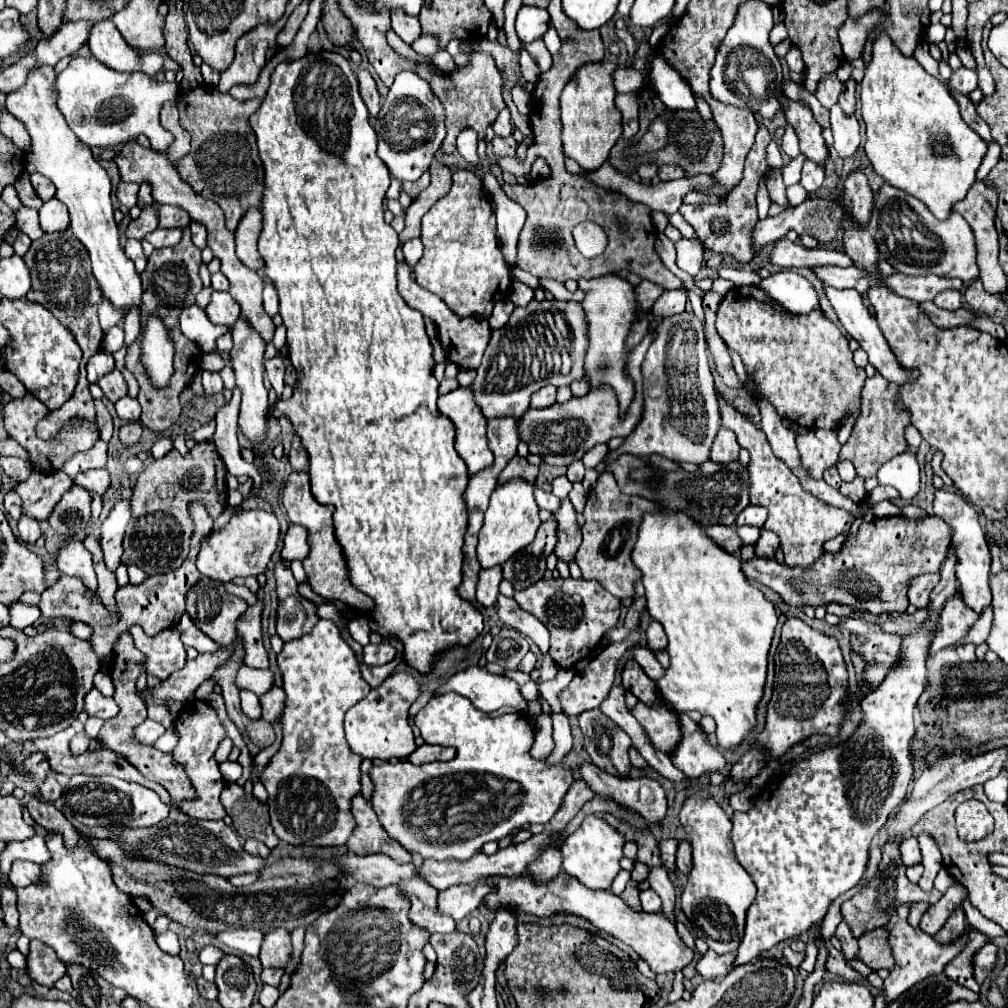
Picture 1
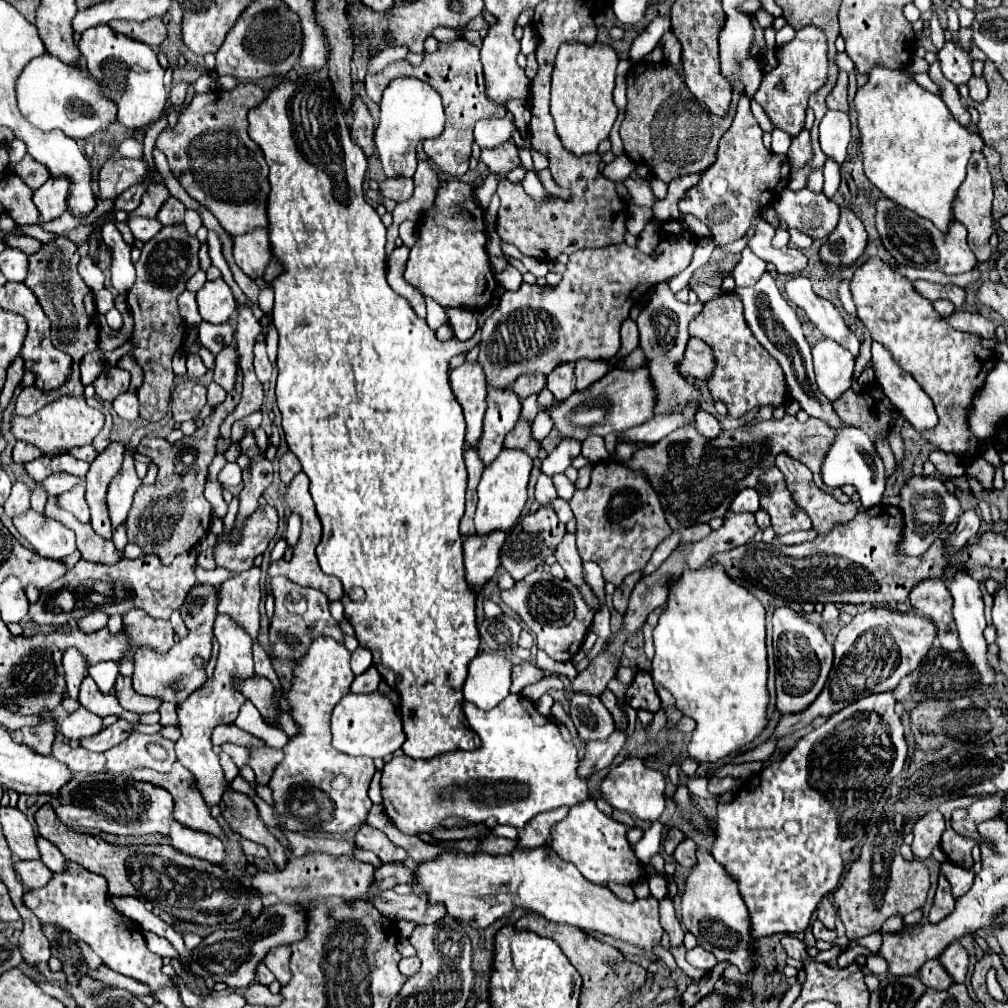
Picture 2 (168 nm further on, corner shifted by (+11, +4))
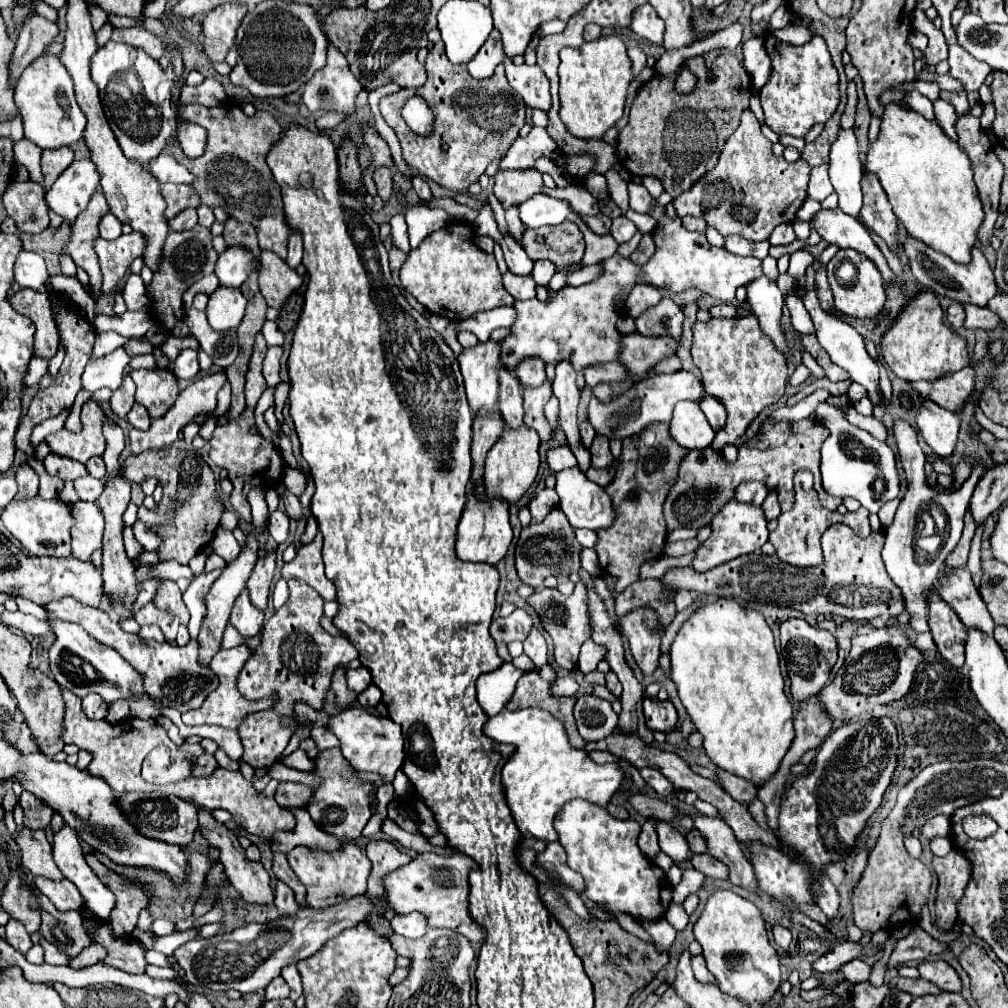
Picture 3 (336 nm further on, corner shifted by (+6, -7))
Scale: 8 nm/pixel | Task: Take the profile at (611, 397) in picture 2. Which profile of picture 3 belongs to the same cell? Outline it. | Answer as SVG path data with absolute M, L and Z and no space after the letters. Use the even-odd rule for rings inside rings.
M675 371L675 373L663 373L663 375L653 375L651 379L639 383L625 395L619 395L611 399L609 403L599 403L595 397L589 403L589 421L593 423L595 431L599 435L607 435L609 439L625 439L629 435L639 433L645 425L655 423L655 421L671 421L673 407L679 399L687 401L697 401L705 393L703 383L699 377L695 377L691 371Z

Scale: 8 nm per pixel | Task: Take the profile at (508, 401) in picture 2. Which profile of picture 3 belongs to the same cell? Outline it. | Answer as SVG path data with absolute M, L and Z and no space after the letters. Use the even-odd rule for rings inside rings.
M499 365L499 411L509 427L517 429L523 423L523 401L521 401L521 385L515 377L515 371Z

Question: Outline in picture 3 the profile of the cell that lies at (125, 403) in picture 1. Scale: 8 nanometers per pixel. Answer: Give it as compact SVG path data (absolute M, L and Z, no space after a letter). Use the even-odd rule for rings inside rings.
M133 405L133 409L129 411L127 415L127 421L135 427L135 429L141 429L141 431L147 431L149 425L151 425L151 417L147 413L147 409L143 409L143 405Z

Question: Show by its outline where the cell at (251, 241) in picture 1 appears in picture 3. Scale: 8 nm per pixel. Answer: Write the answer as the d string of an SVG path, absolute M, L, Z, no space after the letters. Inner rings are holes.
M261 251L261 263L263 263L263 269L259 271L261 293L267 299L267 305L279 311L289 299L289 295L301 287L303 279L297 275L295 269L291 269L281 257L277 257L271 251Z

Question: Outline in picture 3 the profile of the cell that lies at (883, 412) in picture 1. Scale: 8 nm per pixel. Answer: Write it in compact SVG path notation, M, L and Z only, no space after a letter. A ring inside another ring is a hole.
M803 419L803 421L781 421L781 423L767 423L763 429L761 439L747 441L739 447L739 459L735 463L727 463L723 457L715 455L715 451L703 449L703 451L689 451L687 459L679 467L679 479L669 491L669 503L665 503L665 519L667 519L667 531L673 531L677 527L705 527L711 523L711 519L719 513L719 509L735 495L735 489L741 481L757 479L767 481L767 489L777 489L781 509L787 511L793 507L793 475L797 469L809 469L815 475L815 487L819 491L819 497L827 509L835 511L837 505L841 505L841 499L835 499L833 495L825 493L821 487L821 473L819 473L819 449L827 437L827 427L821 425L821 421L815 419Z

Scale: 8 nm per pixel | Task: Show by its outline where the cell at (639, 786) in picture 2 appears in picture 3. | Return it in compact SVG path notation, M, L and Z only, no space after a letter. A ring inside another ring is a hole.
M667 821L657 823L657 833L659 833L659 847L665 855L673 859L673 863L683 863L689 859L689 845L687 839L675 831Z

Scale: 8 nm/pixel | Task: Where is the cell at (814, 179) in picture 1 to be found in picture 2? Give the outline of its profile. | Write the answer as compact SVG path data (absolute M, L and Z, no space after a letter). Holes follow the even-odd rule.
M802 130L792 140L792 146L790 146L790 152L788 152L788 162L792 166L792 174L796 170L802 170L812 158L814 158L814 152L812 152L812 146L810 146L810 130Z

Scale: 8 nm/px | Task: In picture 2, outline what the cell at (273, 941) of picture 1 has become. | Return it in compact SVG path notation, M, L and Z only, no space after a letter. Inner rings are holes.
M282 944L282 946L276 946L274 950L266 952L266 956L264 956L262 962L268 966L268 970L276 976L276 980L280 984L286 984L290 980L288 960L290 960L290 946Z

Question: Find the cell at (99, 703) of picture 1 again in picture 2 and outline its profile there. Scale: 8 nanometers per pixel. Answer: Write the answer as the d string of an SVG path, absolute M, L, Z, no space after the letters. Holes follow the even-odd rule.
M86 676L84 680L82 680L82 686L80 686L80 704L86 708L86 710L90 710L90 712L94 712L94 714L98 714L98 716L108 716L108 714L116 714L116 716L124 716L124 718L128 718L128 720L136 720L138 716L136 714L130 714L130 712L124 712L122 710L122 706L118 704L118 700L114 698L114 694L102 694L100 690L98 690L98 686L96 686L96 682L90 678L90 676Z

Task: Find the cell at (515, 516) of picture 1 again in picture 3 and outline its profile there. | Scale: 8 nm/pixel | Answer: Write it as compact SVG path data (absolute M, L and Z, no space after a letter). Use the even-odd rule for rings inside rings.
M525 425L519 429L505 427L503 435L491 447L487 461L485 461L485 483L487 483L487 493L491 497L503 497L509 503L515 503L535 481L537 469L539 469L539 435L535 429L527 429Z

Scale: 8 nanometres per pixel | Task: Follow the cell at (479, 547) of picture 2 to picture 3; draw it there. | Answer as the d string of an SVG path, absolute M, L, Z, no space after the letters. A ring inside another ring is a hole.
M469 483L467 503L465 503L465 509L463 509L463 515L459 521L459 529L457 529L457 557L459 559L471 561L471 563L497 565L505 557L507 547L513 539L507 507L509 507L507 501L487 497L487 493L483 493L481 497L475 495L473 483Z

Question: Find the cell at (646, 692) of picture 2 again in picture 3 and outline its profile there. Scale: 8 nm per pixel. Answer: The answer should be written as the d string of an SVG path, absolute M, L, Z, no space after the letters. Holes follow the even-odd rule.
M645 697L643 709L645 709L645 719L647 719L649 729L663 731L663 733L677 729L679 715L671 701L659 701L655 697Z

